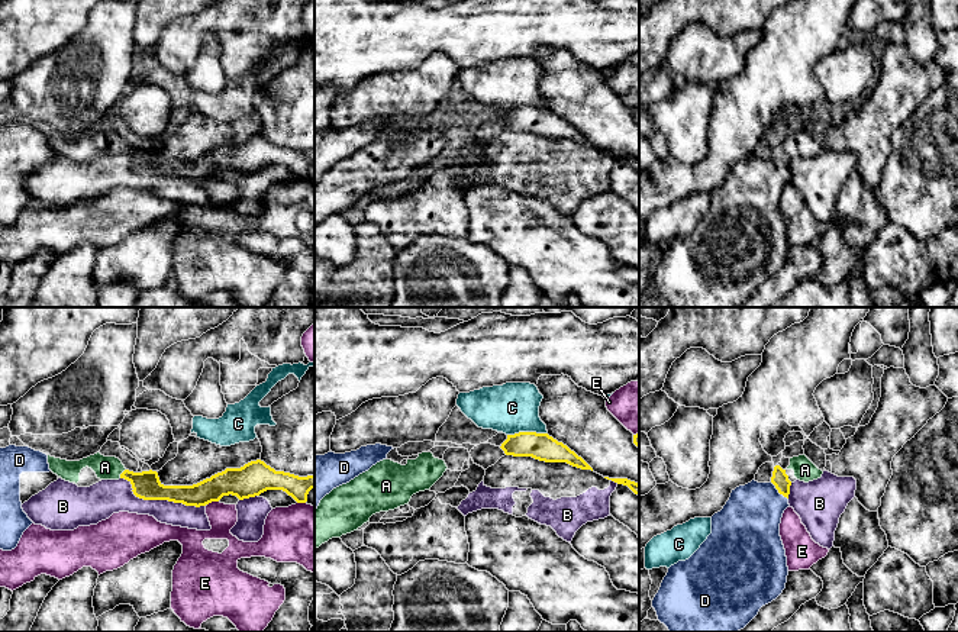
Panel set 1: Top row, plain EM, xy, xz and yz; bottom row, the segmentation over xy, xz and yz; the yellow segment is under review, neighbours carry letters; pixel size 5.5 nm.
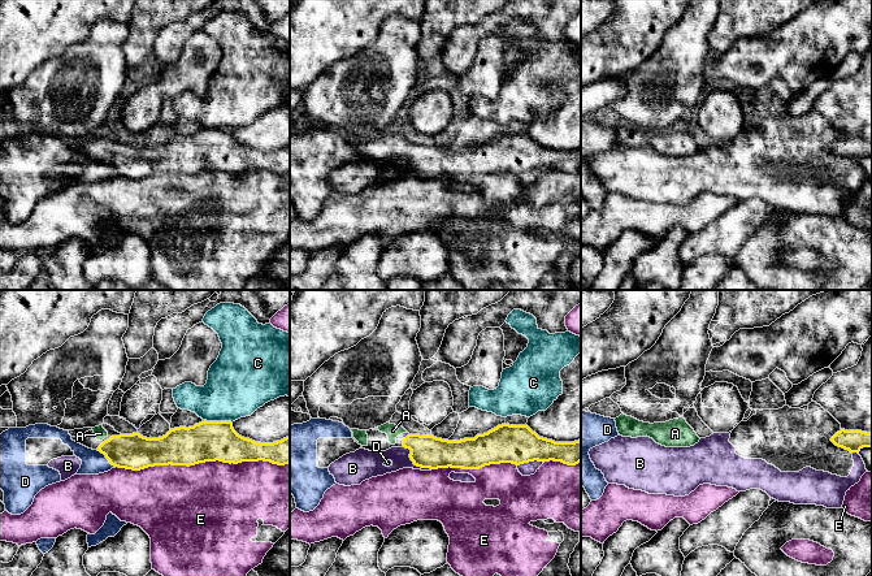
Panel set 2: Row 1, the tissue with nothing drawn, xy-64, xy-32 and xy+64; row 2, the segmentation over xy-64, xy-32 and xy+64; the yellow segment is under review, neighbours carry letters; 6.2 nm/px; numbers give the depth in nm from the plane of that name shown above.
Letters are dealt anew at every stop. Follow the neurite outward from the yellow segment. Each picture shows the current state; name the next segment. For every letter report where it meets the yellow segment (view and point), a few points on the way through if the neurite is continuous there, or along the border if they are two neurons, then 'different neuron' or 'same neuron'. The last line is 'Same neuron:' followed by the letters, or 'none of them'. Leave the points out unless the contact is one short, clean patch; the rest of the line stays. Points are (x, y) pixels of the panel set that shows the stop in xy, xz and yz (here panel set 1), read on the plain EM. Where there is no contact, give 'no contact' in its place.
A: xy (122, 148) | across xy (145, 160), (122, 148), (105, 142) | same neuron
B: xy (161, 174) | different neuron
C: xz (526, 107) | different neuron
D: yz (779, 167) | along yz (771, 157), (787, 174) | different neuron
E: xy (212, 176) | different neuron
Same neuron: A

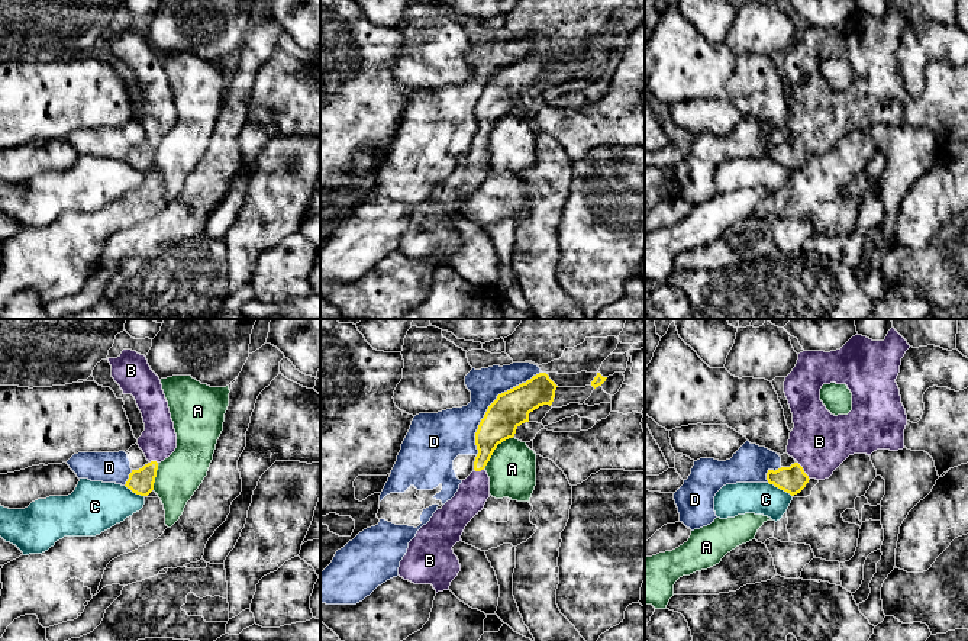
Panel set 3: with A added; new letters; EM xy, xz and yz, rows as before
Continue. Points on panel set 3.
A: xz (494, 123) | along xz (512, 112), (497, 121), (484, 142) | different neuron
B: yz (803, 145) | across yz (793, 154), (803, 145), (818, 131), (819, 116) | same neuron
C: yz (780, 163) | different neuron
D: xz (491, 79) | different neuron
Same neuron: B

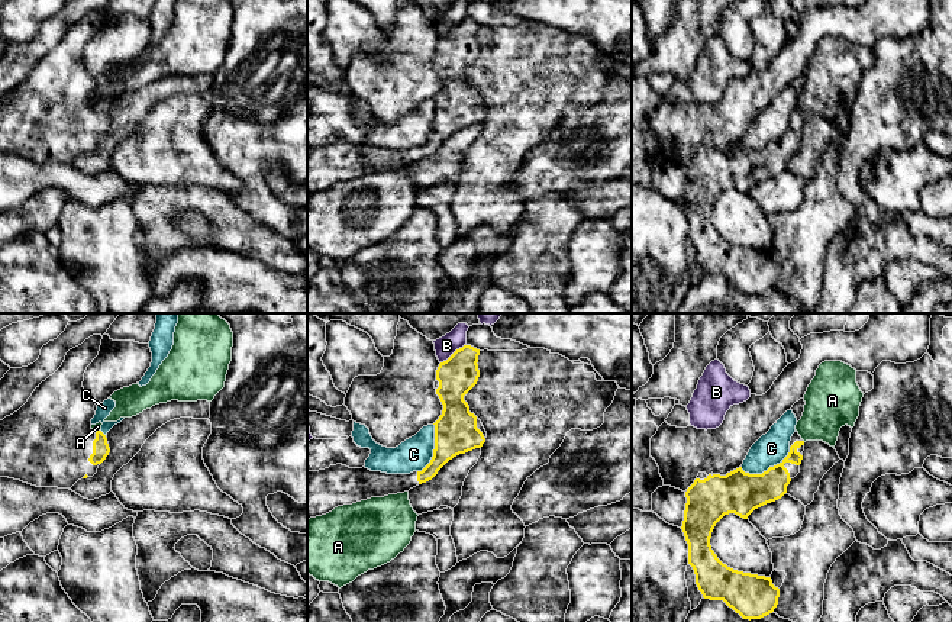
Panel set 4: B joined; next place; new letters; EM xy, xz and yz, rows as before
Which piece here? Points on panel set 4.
A: xy (97, 106) | along xy (99, 105), (96, 108) | different neuron
B: xz (454, 28) | different neuron
C: yz (768, 144) | different neuron
Same neuron: none of them

